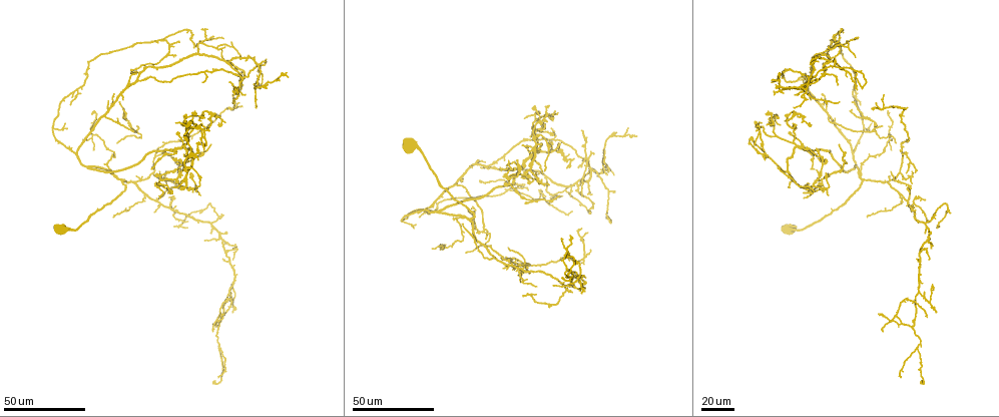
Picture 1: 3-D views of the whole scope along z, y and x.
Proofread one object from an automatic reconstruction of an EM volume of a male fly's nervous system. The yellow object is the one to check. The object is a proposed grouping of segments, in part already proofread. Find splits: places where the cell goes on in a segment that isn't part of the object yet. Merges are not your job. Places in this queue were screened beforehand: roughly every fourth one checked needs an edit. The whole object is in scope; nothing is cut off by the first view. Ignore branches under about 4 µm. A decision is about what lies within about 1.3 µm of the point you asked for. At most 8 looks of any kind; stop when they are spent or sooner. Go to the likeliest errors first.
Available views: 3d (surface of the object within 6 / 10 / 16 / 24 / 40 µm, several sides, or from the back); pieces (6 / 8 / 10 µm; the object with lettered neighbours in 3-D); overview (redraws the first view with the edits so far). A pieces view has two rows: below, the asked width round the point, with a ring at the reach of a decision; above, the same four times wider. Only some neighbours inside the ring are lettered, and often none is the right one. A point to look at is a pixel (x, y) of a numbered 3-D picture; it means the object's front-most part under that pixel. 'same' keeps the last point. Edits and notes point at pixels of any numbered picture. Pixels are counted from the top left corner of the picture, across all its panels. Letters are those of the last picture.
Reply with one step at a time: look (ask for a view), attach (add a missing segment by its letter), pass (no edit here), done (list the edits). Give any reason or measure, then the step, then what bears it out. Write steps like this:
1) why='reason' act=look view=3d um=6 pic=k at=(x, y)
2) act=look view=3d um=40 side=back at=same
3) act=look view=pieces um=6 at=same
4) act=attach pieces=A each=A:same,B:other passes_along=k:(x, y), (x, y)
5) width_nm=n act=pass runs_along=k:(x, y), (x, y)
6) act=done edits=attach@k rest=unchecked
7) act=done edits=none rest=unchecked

act=look view=3d um=24 pic=1 at=(554, 110)

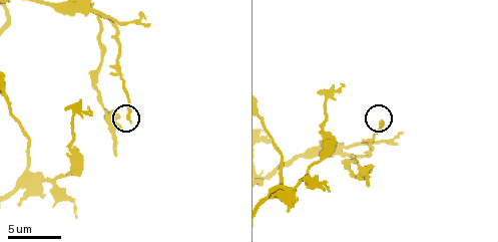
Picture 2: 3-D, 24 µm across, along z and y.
act=look view=pieces um=10 pic=2 at=(130, 121)

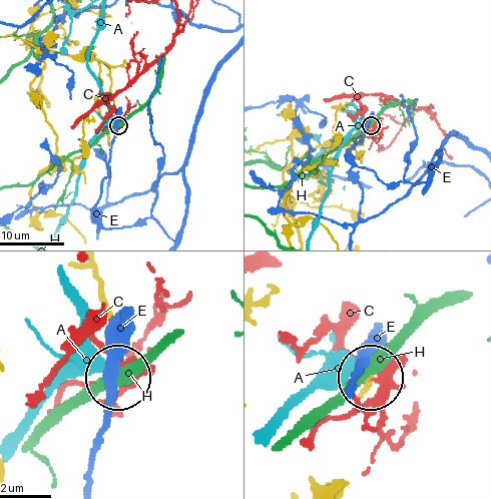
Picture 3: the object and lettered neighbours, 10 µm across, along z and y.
width_nm=200 act=pass each=A:other,C:other,E:other,H:other runs_along=3:(323, 145), (360, 145), (370, 124) found='none of them fits'

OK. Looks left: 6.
why='thin end' act=look view=3d um=40 pic=1 at=(228, 81)

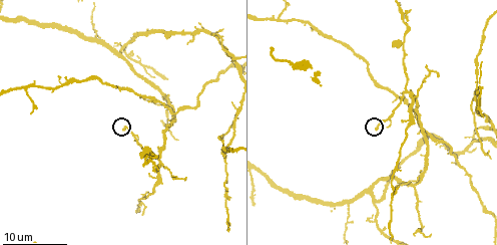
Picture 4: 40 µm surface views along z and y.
act=look view=pieces um=8 pic=4 at=(375, 128)

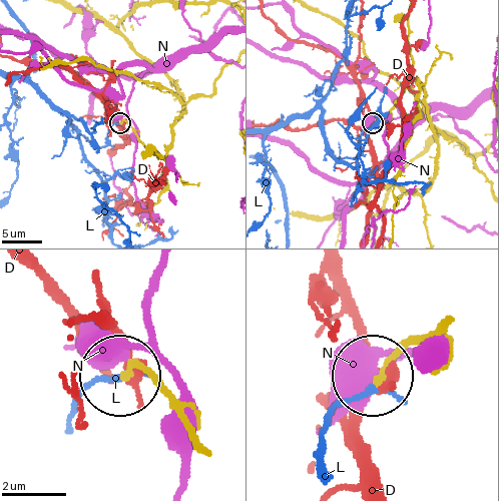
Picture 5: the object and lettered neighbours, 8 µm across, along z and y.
act=pass each=D:other,L:other,N:other found='no lettered segment goes on from it'

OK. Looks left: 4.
act=look view=3d um=40 pic=1 at=(203, 242)

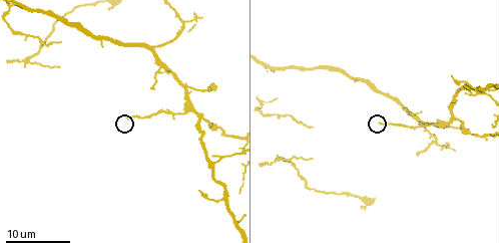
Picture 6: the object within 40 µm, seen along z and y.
act=look view=pieces um=10 pic=6 at=(128, 117)

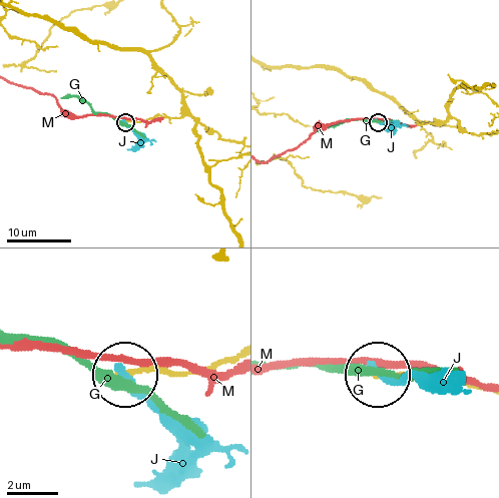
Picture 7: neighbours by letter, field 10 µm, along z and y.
act=pass each=G:other,J:other,M:other runs_along=7:(167, 77), (180, 93), (181, 115), (125, 121) found='none of them fits'

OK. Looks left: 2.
why='branch stops here' act=look view=3d um=40 pic=1 at=(832, 41)

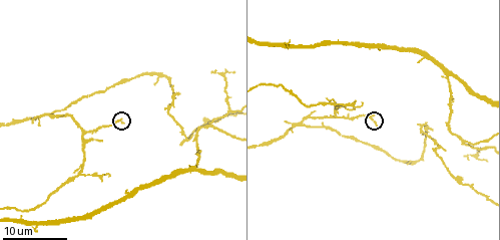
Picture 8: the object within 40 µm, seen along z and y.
why='see the neighbours' act=look view=pieces um=8 pic=8 at=(124, 123)

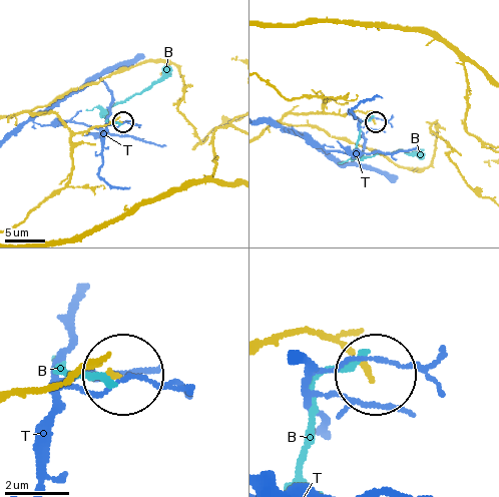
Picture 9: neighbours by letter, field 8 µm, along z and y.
act=pass each=B:other,T:other runs_along=9:(267, 340), (316, 332), (369, 370) found='no lettered segment goes on from it'

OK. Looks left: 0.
act=done edits=none rest=unchecked

